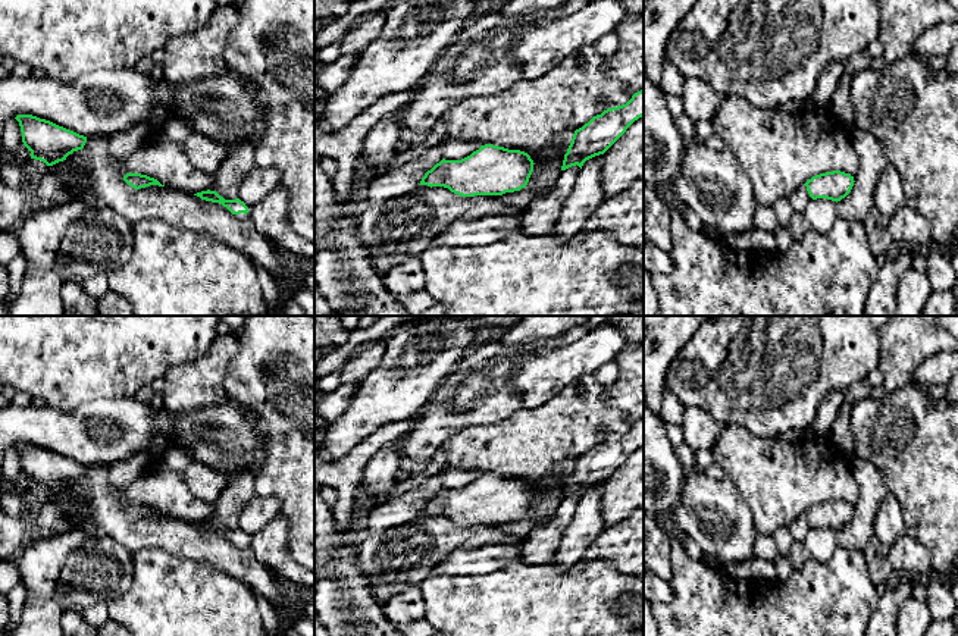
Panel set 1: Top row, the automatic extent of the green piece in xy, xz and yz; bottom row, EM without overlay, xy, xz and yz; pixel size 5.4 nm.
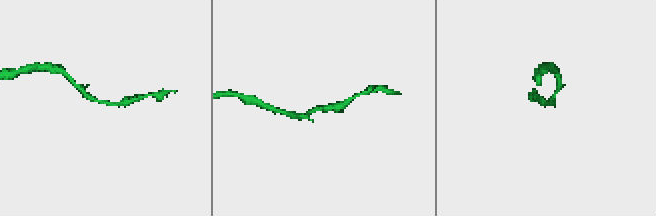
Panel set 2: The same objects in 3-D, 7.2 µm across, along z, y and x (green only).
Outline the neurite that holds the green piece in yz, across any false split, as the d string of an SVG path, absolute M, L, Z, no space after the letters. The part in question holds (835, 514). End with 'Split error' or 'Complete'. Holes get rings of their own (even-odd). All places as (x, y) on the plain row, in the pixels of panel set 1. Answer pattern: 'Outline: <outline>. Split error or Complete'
Outline: M833 499L815 504L804 514L813 529L827 527L838 532L851 521L854 511L849 502Z. Complete

